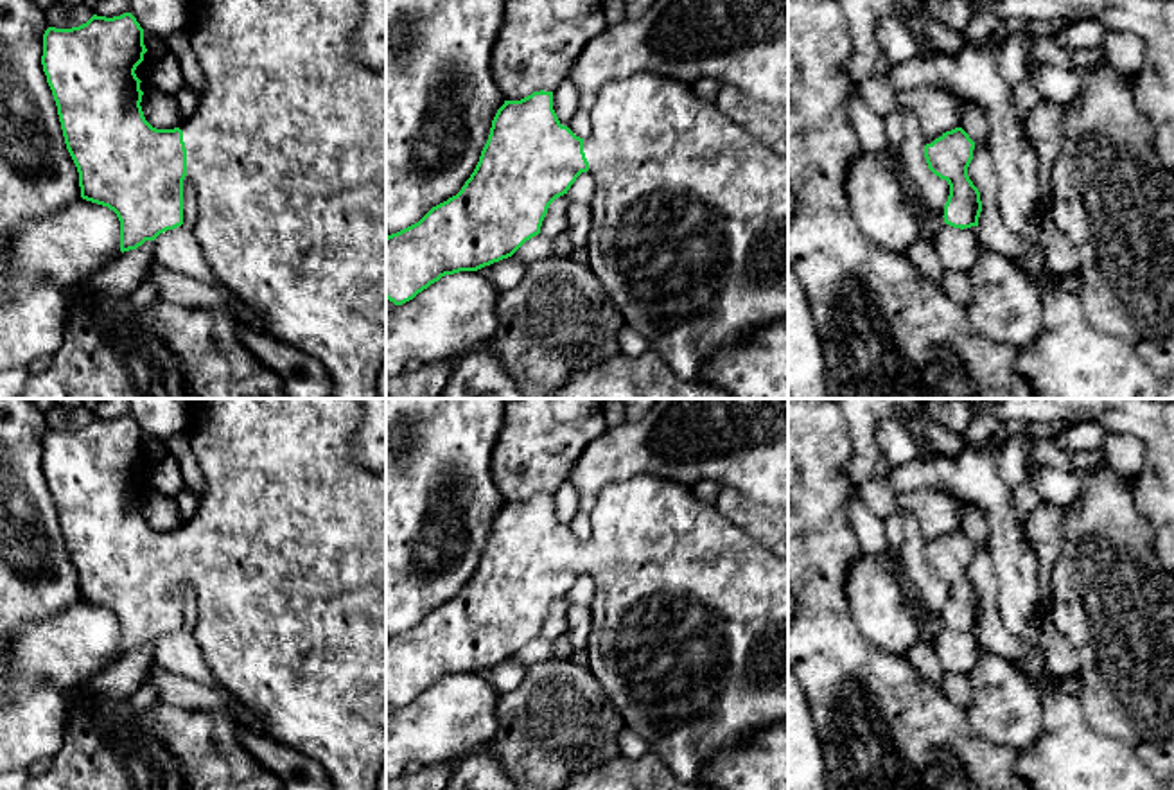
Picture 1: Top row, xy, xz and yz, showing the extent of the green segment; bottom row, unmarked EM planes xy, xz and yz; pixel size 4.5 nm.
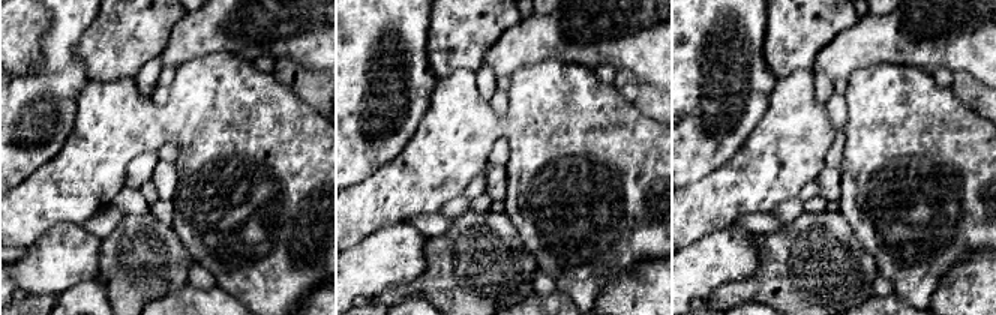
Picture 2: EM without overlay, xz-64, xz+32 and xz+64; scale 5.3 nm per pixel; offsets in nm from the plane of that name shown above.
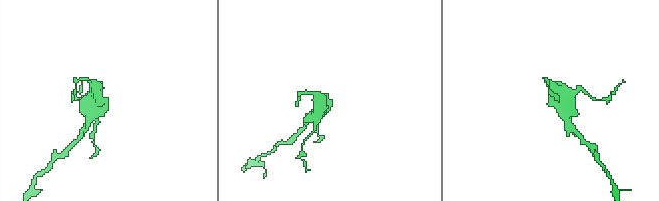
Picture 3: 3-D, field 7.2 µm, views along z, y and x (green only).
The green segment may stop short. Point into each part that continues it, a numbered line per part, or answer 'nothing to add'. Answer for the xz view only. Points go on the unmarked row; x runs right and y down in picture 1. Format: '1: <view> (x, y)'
1: xz (690, 622)

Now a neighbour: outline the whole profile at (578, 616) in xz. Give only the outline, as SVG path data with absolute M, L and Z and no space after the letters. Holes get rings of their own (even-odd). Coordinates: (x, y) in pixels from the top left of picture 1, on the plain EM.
M571 605L567 610L567 636L574 648L585 648L592 632L589 605Z

